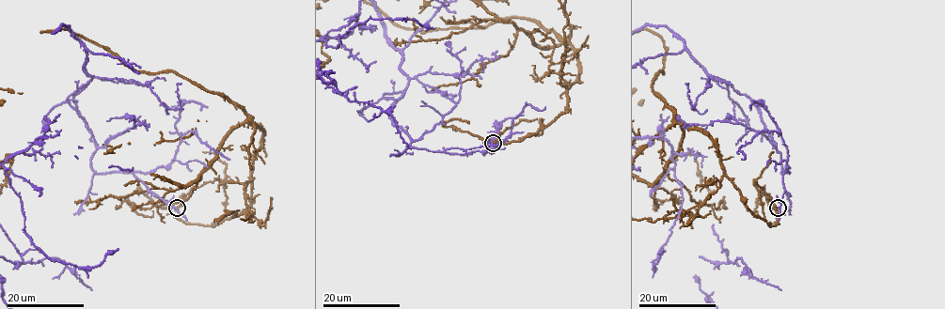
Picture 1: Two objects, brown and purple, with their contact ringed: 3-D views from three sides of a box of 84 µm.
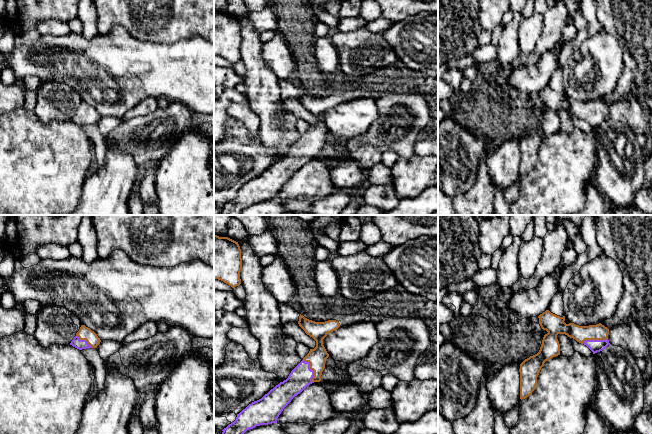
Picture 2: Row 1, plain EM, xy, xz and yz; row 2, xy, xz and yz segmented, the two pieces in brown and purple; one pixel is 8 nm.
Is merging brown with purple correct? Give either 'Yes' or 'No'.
No

